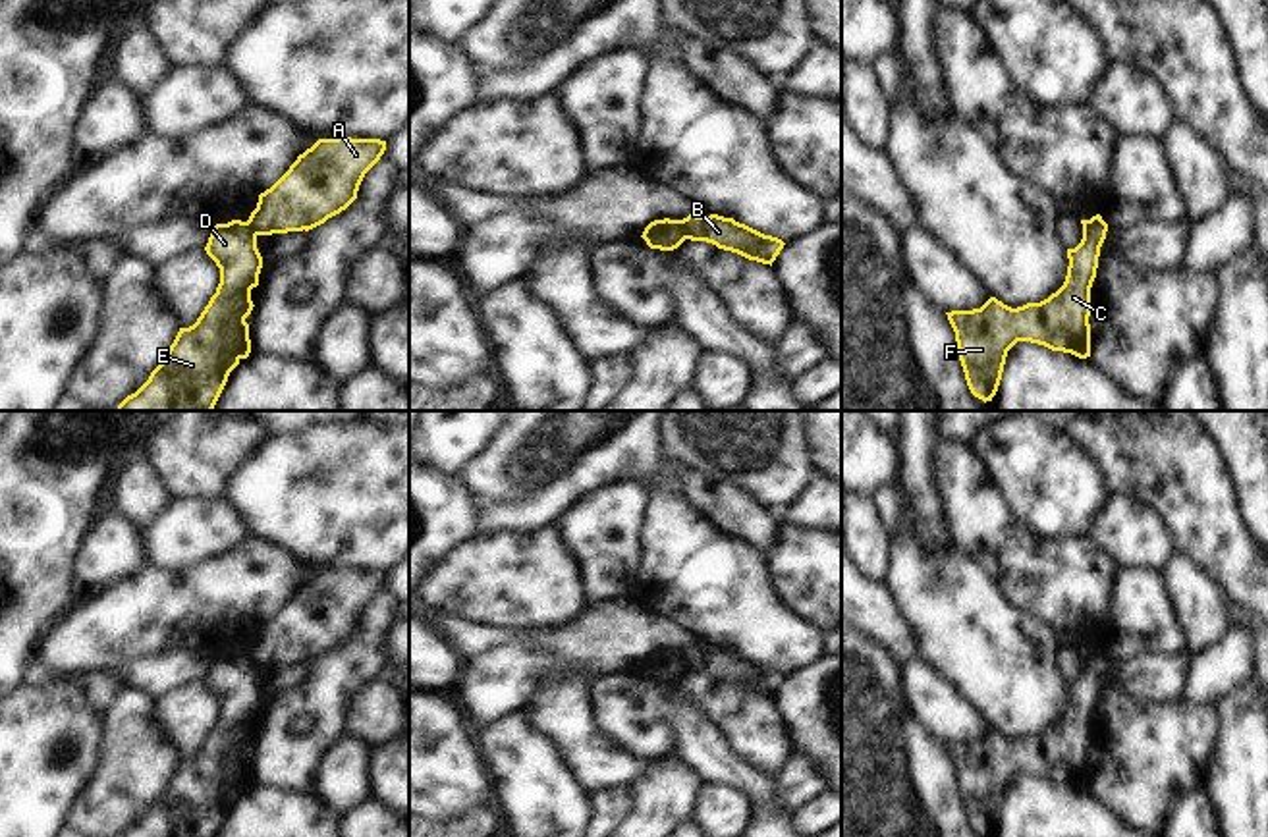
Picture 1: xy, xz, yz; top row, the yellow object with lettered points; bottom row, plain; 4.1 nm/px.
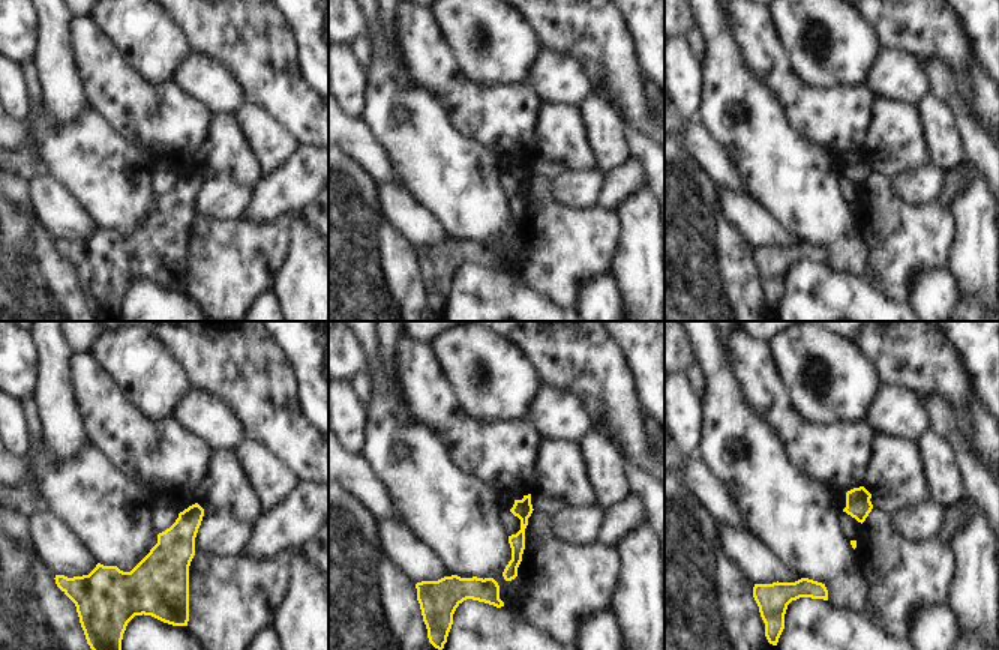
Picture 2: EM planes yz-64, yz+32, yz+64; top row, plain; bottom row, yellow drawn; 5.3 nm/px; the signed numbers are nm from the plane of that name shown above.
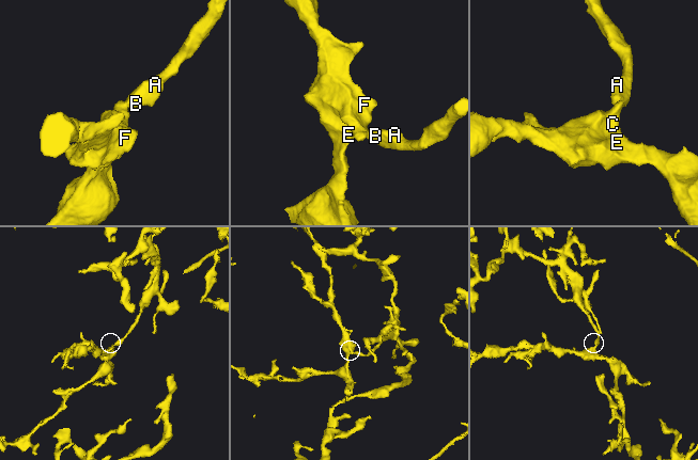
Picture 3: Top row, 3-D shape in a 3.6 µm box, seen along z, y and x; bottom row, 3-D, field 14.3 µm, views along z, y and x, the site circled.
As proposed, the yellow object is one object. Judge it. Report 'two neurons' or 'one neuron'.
two neurons

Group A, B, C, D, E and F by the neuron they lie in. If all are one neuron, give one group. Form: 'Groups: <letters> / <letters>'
Groups: A B / C D E F.

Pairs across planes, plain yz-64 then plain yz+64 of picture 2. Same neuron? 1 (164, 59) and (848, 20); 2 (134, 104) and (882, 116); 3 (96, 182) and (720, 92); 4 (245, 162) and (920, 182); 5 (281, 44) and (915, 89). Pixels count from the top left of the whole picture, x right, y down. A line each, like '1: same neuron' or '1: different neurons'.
1: same neuron
2: different neurons
3: same neuron
4: different neurons
5: different neurons

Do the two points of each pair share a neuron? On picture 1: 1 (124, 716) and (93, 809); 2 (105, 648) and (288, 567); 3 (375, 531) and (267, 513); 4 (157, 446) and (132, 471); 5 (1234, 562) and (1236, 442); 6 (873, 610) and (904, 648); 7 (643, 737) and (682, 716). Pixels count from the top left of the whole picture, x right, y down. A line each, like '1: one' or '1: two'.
1: one
2: one
3: one
4: two
5: two
6: one
7: two

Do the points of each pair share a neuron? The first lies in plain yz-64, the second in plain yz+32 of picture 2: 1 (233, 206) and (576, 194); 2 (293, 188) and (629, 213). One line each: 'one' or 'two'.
1: one
2: two

